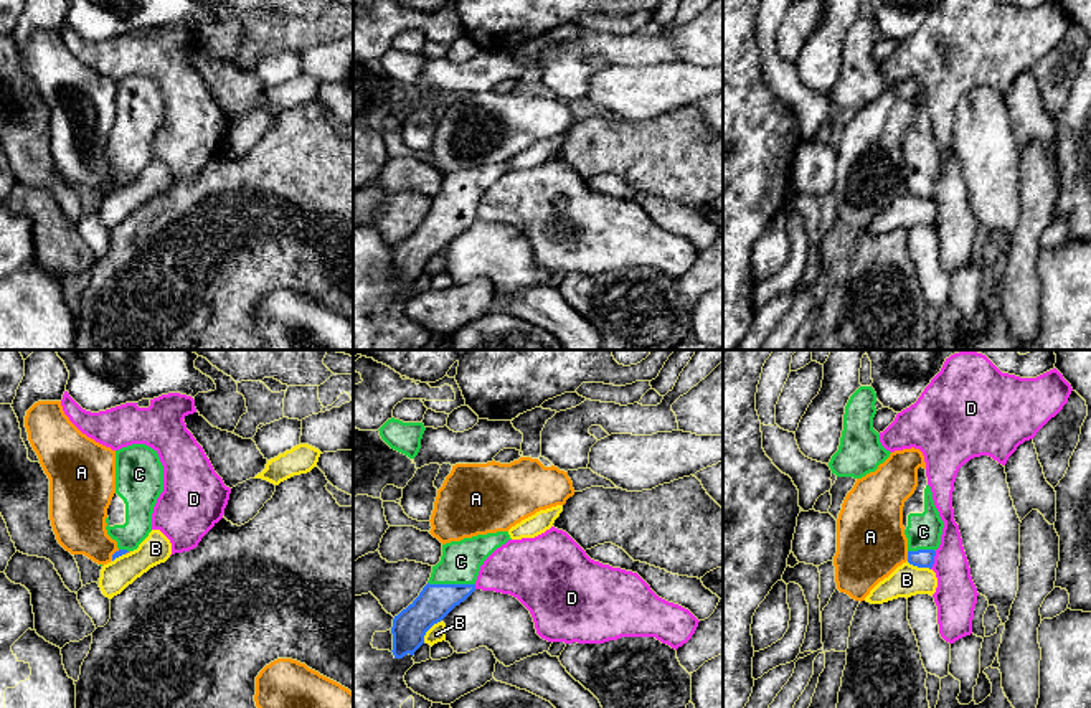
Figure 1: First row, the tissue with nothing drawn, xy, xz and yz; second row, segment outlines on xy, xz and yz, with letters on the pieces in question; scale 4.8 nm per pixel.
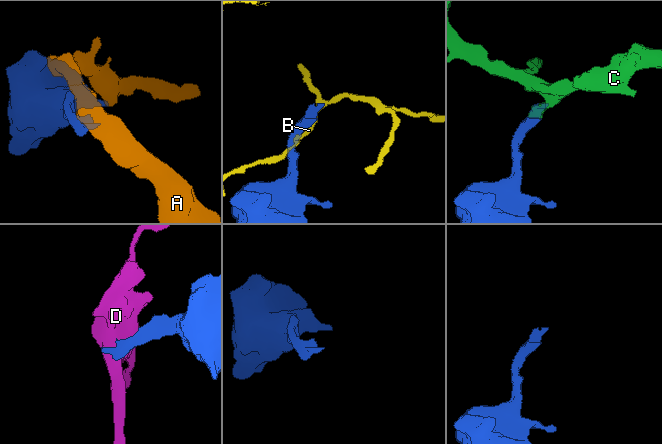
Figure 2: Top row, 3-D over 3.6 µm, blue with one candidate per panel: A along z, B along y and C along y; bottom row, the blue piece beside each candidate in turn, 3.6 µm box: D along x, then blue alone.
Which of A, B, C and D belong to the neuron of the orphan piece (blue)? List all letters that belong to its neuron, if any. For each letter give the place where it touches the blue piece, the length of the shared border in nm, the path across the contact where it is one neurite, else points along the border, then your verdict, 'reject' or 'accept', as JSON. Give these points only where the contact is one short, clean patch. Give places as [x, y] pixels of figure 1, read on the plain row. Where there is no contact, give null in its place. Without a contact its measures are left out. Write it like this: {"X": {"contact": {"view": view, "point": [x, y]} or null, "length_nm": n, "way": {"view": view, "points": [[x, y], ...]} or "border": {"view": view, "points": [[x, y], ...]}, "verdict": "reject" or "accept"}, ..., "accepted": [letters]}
{"A": {"contact": {"view": "yz", "point": [908, 187]}, "length_nm": 50, "verdict": "reject"}, "B": {"contact": {"view": "xz", "point": [429, 258]}, "length_nm": 140, "verdict": "reject"}, "C": {"contact": {"view": "xz", "point": [451, 215]}, "length_nm": 240, "way": {"view": "xz", "points": [[434, 231], [451, 215], [461, 192]]}, "verdict": "accept"}, "D": {"contact": {"view": "yz", "point": [933, 190]}, "length_nm": 90, "border": {"view": "yz", "points": [[936, 182], [935, 193], [930, 198]]}, "verdict": "reject"}, "accepted": ["C"]}

